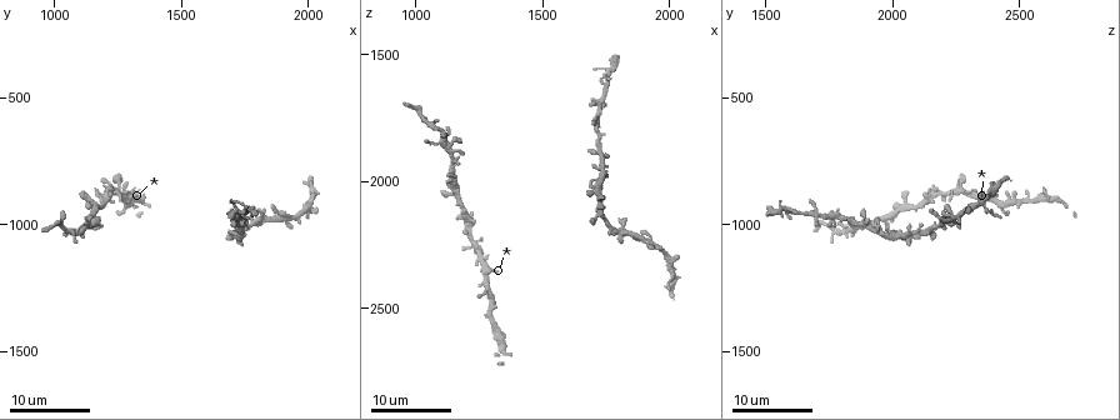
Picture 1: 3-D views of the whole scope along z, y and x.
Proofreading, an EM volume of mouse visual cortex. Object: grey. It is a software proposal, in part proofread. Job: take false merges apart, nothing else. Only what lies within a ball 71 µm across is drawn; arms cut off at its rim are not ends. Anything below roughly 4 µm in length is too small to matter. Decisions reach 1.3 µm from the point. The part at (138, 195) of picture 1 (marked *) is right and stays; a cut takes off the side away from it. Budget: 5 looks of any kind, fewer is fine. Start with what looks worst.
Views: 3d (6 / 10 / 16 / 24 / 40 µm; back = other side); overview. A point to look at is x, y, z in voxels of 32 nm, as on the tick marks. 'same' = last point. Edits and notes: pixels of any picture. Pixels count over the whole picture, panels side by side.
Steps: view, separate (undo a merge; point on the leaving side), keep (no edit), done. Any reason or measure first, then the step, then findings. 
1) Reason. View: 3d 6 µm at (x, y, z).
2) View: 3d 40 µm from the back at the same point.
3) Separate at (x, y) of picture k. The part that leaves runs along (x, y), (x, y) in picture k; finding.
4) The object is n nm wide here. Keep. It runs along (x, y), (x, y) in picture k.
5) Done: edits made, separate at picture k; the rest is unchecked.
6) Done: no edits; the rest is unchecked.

Four arms meet. View: 3d 16 µm at (1720, 1030, 2120).

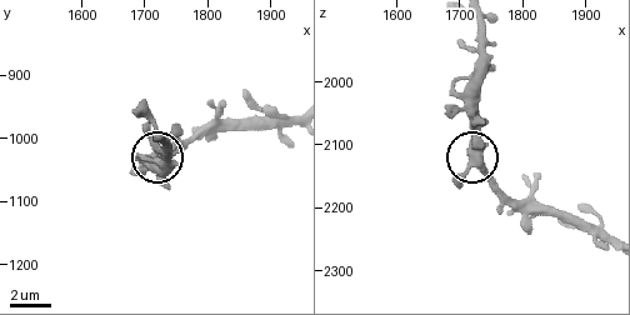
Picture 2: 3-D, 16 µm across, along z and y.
View: 3d 10 µm at the same point.

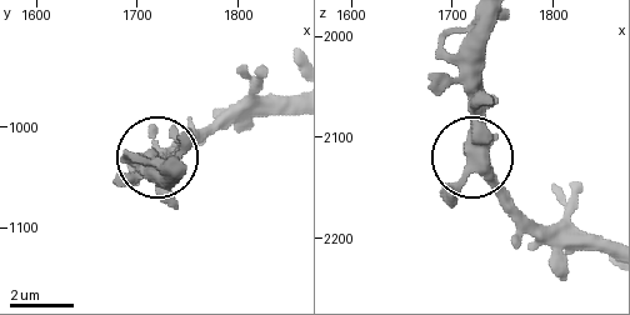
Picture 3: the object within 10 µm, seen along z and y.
4 arms meet here. Keep. Continuous, no second neuron.

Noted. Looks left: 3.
Sudden change in width. View: 3d 24 µm at (1740, 950, 1680).

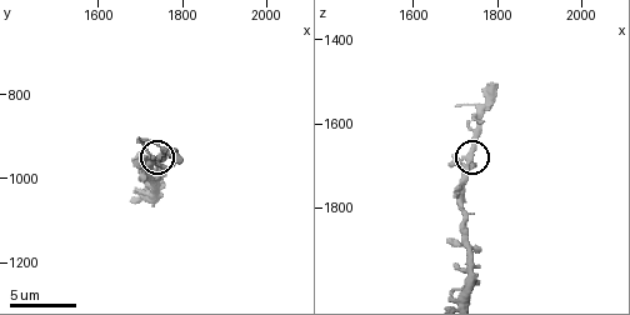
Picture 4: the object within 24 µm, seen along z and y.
Zoom in. View: 3d 10 µm at the same point.

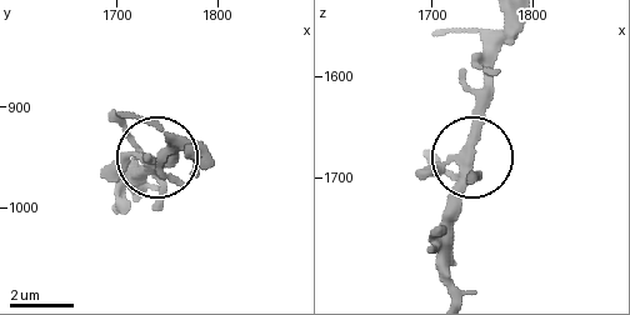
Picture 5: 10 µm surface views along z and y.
The object is 320 nm wide here. Keep. It runs along (453, 294), (450, 198), (479, 88) in picture 5; all the same neuron.

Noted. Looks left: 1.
Done: no edits; the rest is unchecked.

